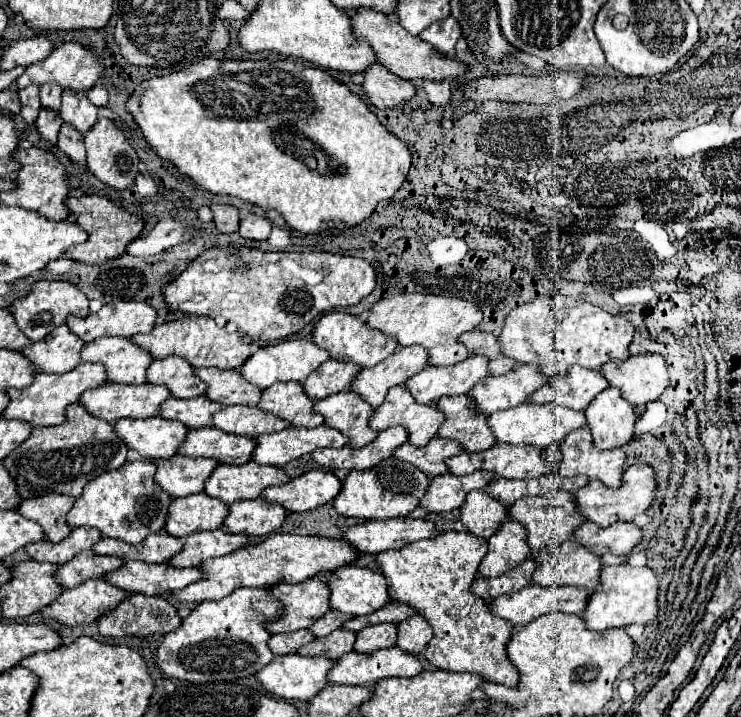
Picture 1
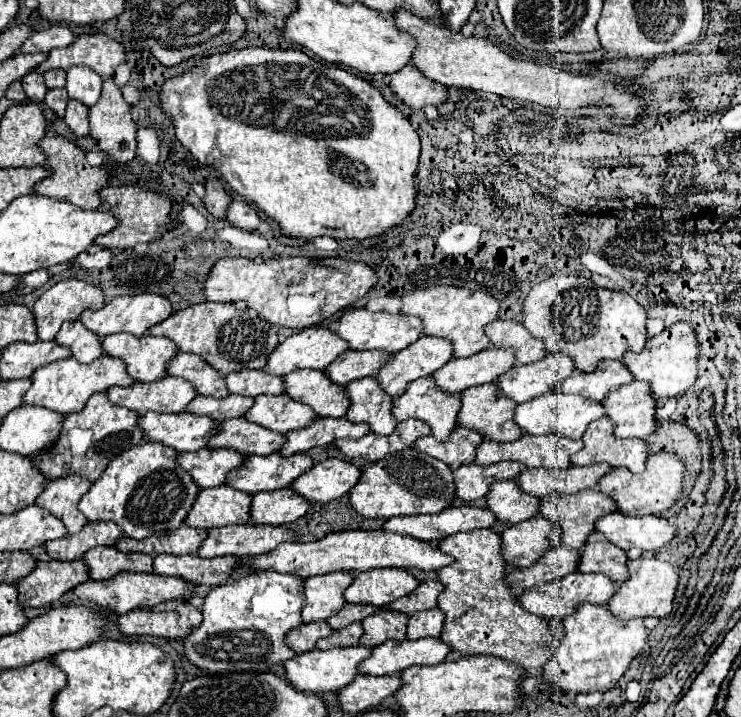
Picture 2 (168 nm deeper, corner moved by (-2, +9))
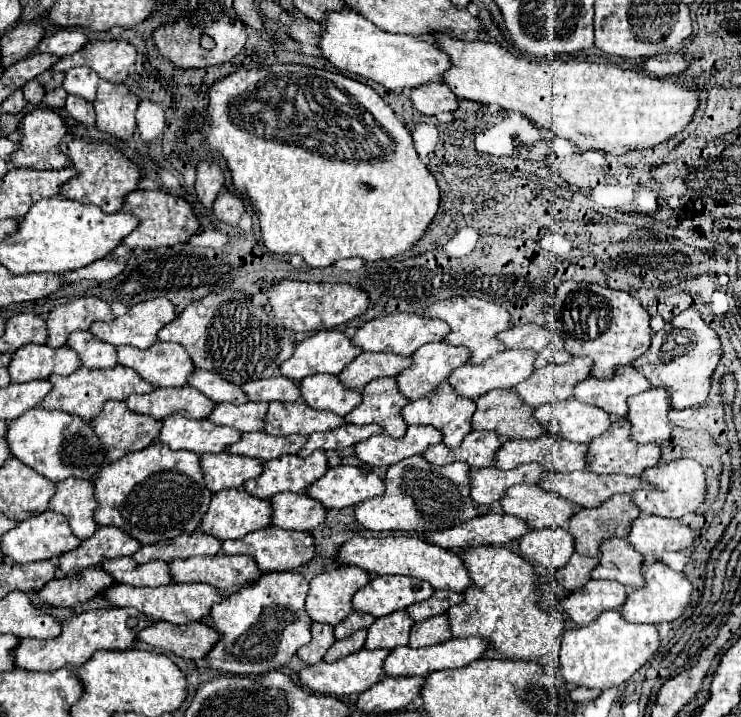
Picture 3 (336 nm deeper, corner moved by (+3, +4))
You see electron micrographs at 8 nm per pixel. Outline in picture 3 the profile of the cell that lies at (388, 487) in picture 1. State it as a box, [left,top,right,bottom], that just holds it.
[355,456,477,530]

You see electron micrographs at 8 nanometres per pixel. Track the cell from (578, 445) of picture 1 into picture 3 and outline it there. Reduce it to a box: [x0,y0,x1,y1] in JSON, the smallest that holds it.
[585,418,659,476]

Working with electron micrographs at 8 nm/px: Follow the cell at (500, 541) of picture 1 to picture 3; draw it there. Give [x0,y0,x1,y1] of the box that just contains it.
[519,528,573,568]

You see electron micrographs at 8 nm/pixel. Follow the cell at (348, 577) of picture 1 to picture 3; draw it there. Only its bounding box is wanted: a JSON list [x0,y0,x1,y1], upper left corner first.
[353,576,433,616]

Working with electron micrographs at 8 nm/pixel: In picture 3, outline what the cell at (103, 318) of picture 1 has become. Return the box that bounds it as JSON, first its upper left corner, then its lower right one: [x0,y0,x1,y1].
[89,298,173,350]

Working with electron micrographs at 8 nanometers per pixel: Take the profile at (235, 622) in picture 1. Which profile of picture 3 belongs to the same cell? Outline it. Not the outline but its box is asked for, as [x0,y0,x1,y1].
[205,572,311,676]

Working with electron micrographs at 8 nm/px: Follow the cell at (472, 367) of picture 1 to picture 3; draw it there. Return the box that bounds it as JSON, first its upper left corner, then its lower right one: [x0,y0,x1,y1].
[447,350,535,400]

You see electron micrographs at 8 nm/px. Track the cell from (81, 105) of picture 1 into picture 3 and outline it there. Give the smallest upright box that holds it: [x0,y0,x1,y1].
[63,66,99,102]

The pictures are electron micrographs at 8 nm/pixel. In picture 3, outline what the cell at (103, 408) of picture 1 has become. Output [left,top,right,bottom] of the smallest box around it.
[125,386,215,420]

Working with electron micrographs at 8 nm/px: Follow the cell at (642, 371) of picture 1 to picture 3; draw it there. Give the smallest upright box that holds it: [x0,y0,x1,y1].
[633,310,721,408]

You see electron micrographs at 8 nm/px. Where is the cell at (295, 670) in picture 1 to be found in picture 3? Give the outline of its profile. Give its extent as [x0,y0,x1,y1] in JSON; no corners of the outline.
[299,650,389,696]

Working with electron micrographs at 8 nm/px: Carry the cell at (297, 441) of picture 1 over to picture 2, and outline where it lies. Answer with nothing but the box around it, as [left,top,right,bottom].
[280,417,370,455]

